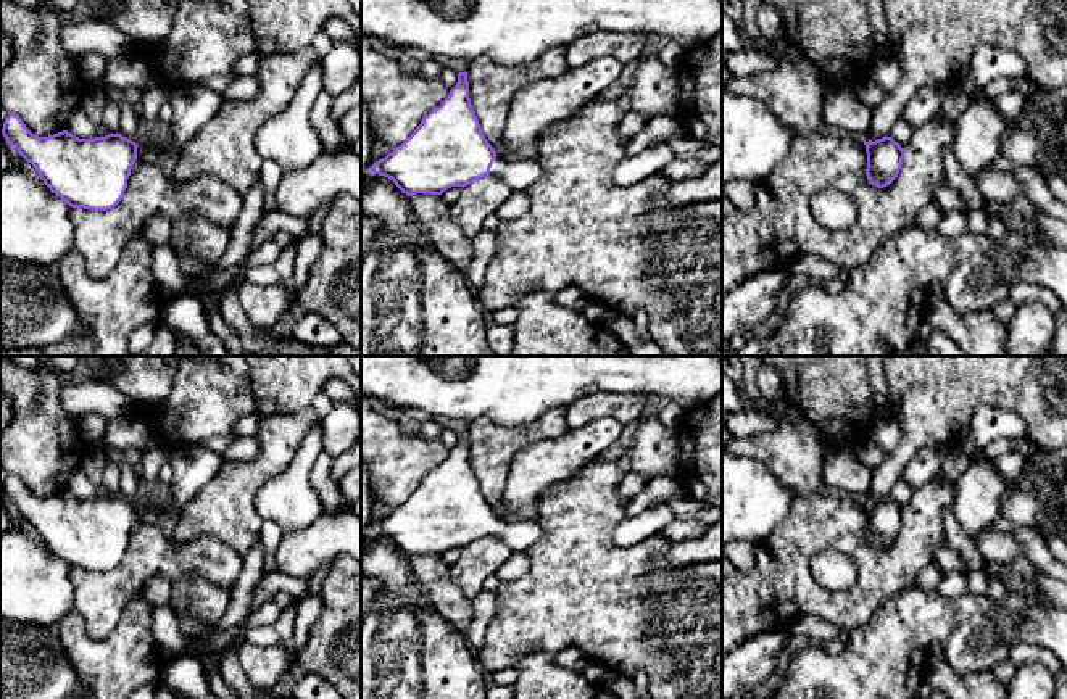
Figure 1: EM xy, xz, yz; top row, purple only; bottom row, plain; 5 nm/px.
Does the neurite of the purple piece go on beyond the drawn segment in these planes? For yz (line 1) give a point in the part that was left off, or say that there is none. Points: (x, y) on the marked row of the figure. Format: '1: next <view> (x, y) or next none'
1: next none

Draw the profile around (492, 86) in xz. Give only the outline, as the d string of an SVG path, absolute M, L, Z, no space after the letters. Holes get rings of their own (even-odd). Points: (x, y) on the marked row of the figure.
M566 48L546 50L534 64L516 69L477 56L469 63L469 98L482 132L498 156L509 158L506 145L508 113L514 95L529 84L554 79L569 71Z

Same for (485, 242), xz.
M482 229L474 238L472 238L472 246L474 246L474 261L467 267L466 279L471 285L471 288L479 295L479 292L484 287L485 282L485 272L487 267L490 266L490 261L493 259L493 254L496 251L498 245L498 237L496 230L485 230Z

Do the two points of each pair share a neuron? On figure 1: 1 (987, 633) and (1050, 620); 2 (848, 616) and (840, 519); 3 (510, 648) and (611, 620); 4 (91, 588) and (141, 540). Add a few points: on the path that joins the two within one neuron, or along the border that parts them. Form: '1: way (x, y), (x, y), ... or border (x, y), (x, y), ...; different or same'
1: way (1003, 628), (1014, 620), (1033, 620); same
2: way (866, 591), (866, 556), (853, 543); same
3: way (535, 622), (585, 620); same
4: way (107, 588), (141, 556); same

